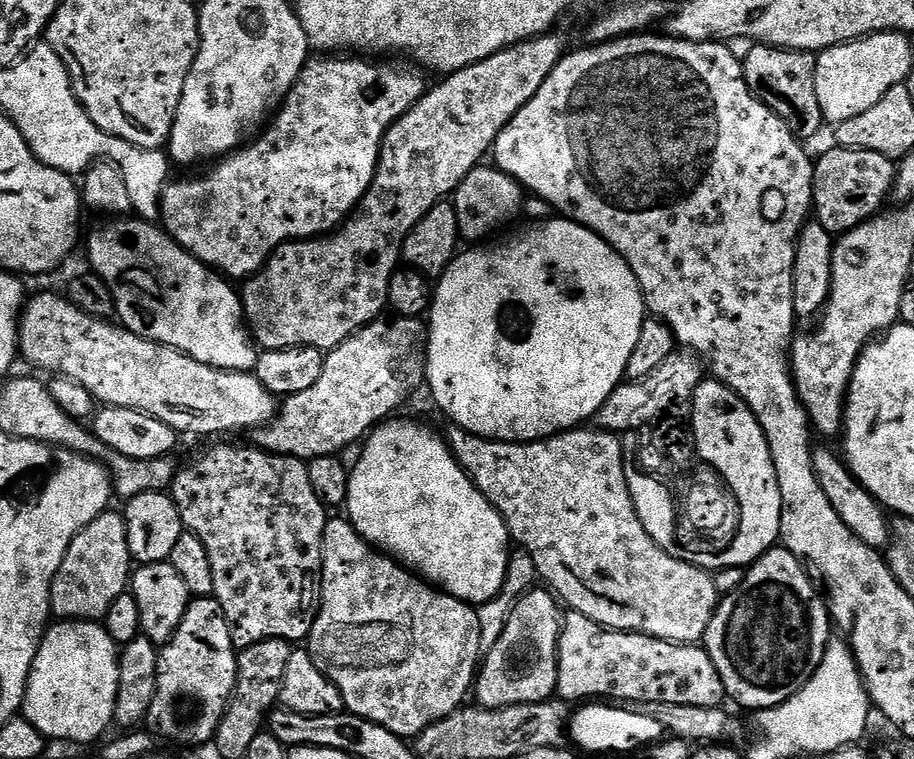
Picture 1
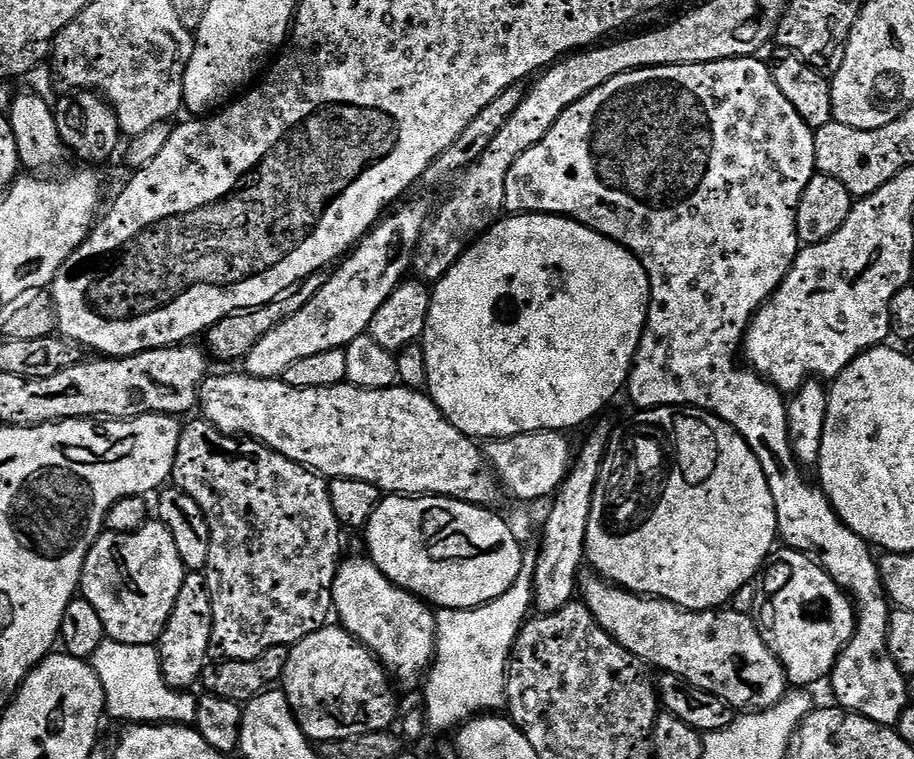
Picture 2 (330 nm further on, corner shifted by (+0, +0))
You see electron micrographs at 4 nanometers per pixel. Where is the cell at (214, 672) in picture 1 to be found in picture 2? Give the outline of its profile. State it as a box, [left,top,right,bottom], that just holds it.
[158,572,212,690]

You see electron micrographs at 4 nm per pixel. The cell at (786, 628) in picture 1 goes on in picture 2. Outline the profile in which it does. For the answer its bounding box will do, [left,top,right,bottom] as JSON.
[754,546,856,686]

